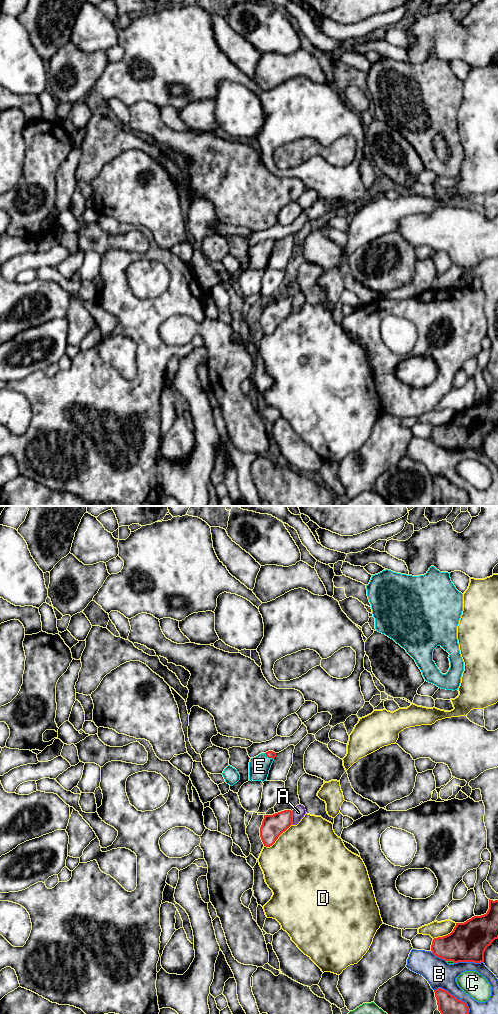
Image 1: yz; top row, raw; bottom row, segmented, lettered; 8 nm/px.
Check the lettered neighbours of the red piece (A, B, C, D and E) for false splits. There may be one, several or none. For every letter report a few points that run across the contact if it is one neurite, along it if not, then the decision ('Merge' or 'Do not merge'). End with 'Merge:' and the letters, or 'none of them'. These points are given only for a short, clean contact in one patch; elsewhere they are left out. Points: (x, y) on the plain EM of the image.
A: Do not merge
B: Do not merge
C: Do not merge
D: Do not merge
E: Merge
Merge: E

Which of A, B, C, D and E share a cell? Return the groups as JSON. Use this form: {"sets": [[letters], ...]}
{"sets": [["A"], ["B"], ["C"], ["D"], ["E"]]}

